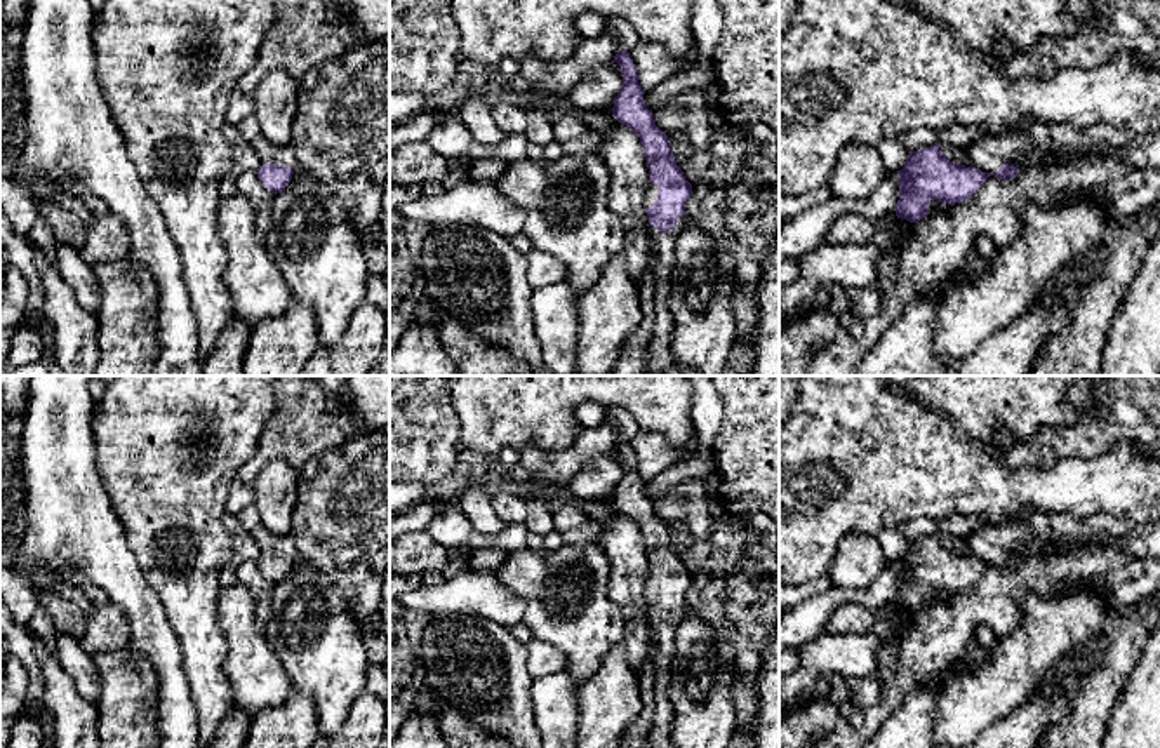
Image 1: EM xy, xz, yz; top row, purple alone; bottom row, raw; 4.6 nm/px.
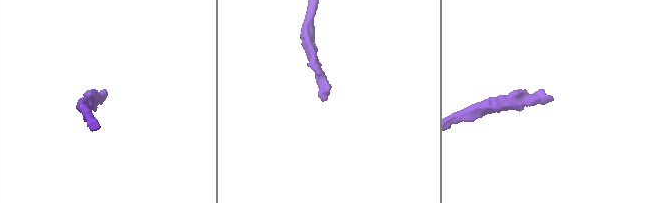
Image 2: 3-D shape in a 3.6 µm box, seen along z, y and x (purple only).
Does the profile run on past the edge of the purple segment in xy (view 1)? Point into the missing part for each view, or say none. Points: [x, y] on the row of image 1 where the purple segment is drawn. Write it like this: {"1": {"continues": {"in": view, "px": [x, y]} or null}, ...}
{"1": {"continues": {"in": "xy", "px": [266, 152]}}}

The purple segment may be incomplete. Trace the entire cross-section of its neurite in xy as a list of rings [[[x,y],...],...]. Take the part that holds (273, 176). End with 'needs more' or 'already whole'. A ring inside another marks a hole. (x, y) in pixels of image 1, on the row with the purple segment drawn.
[[[257,134],[250,141],[250,148],[256,151],[261,164],[257,169],[261,183],[271,193],[280,193],[290,183],[294,170],[299,169],[292,144],[277,146],[263,134]]] | needs more

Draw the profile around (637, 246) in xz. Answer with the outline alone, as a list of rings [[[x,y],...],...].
[[[614,99],[609,106],[586,113],[586,120],[603,113],[610,122],[598,157],[605,162],[610,176],[609,209],[623,219],[626,240],[628,273],[638,285],[652,263],[650,226],[643,207],[643,193],[649,184],[649,169],[640,137],[612,115]]]

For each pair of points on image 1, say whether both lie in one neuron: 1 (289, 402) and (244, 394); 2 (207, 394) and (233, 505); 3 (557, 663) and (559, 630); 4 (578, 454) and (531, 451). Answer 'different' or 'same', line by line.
1: different
2: different
3: different
4: same

